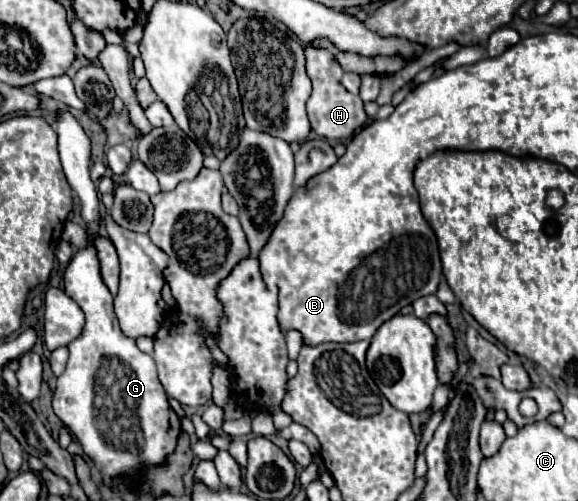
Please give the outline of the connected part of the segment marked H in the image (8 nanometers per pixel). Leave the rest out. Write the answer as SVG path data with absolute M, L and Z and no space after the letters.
M308 46L306 48L306 68L308 68L308 76L312 80L312 94L306 104L312 130L330 142L340 142L340 140L352 136L358 128L362 128L366 124L368 116L364 112L364 104L362 104L360 96L354 96L354 94L346 92L344 86L340 86L340 78L344 72L338 66L338 62L334 62L334 56L328 50L314 50L312 46Z

